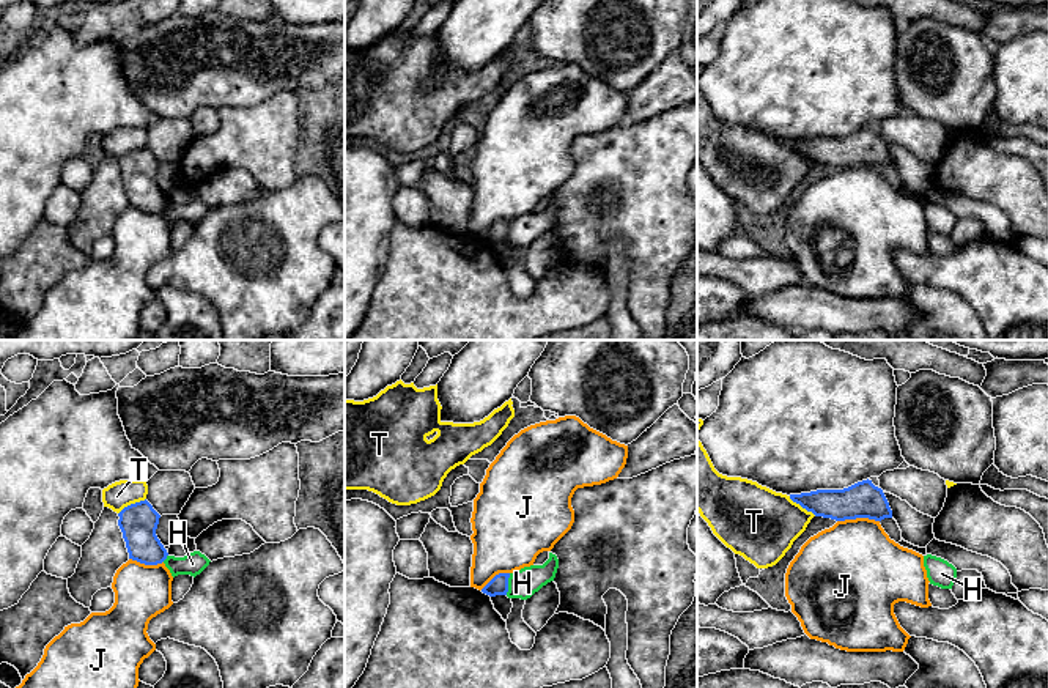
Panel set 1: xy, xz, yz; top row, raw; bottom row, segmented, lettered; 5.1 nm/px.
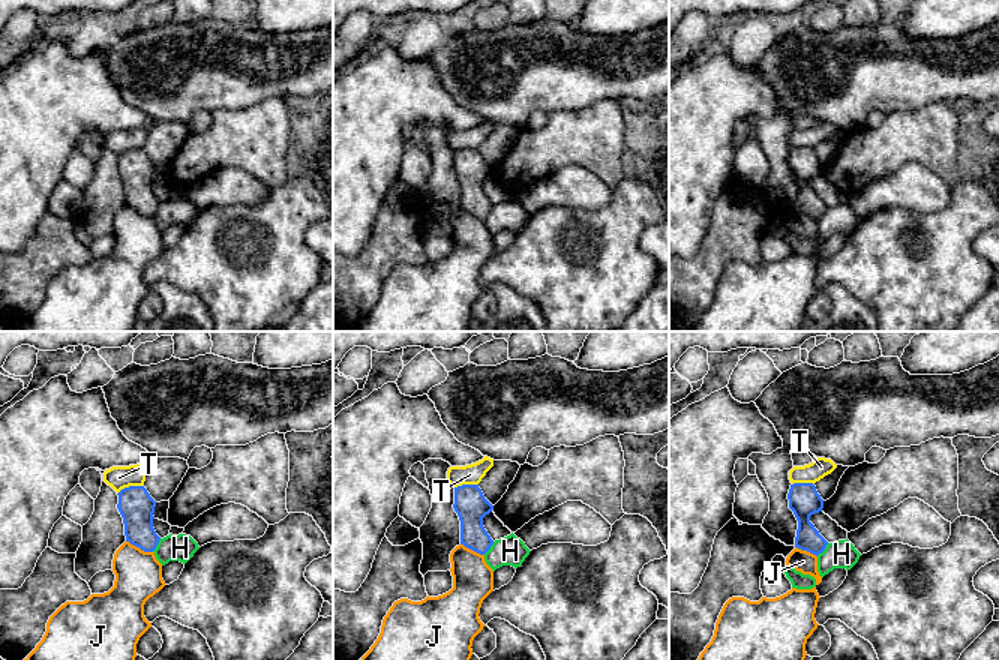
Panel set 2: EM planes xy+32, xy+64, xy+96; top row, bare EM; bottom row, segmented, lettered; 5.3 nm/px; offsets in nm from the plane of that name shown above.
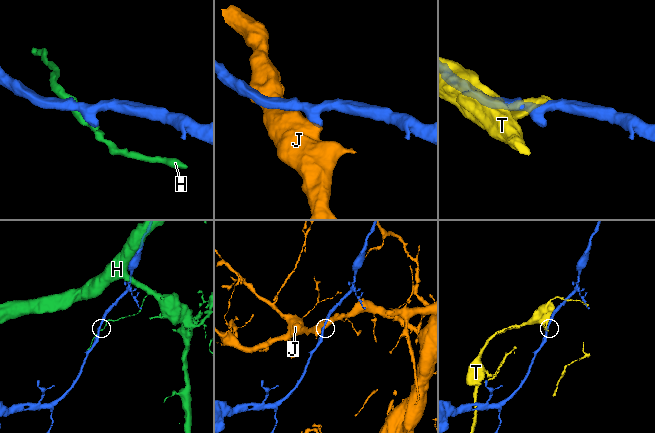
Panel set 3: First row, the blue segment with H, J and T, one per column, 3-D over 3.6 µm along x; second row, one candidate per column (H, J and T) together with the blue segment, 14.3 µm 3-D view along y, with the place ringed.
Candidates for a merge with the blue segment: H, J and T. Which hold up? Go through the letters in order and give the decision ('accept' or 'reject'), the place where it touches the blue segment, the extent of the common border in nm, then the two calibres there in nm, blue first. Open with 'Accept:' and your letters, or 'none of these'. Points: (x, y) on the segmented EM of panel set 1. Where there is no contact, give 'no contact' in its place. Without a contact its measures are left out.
Accept: none of these
H: reject; contact xz (507, 584); length 110 nm; calibres 100 and 150 nm
J: reject; contact yz (858, 517); length 220 nm; calibres 190 and 460 nm
T: reject; contact xy (131, 504); length 170 nm; calibres 190 and 140 nm

